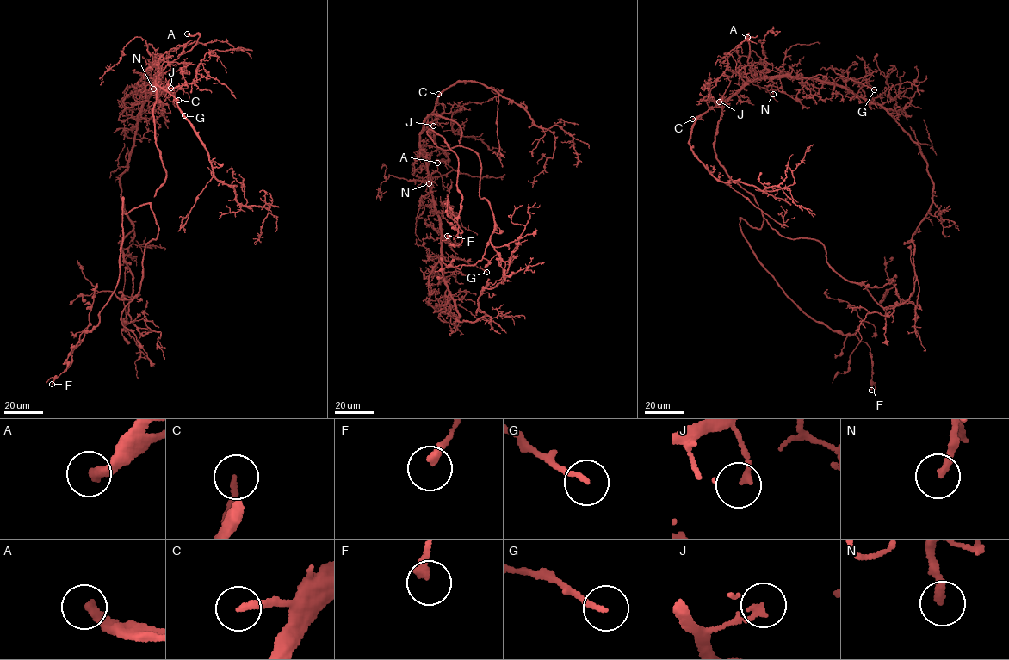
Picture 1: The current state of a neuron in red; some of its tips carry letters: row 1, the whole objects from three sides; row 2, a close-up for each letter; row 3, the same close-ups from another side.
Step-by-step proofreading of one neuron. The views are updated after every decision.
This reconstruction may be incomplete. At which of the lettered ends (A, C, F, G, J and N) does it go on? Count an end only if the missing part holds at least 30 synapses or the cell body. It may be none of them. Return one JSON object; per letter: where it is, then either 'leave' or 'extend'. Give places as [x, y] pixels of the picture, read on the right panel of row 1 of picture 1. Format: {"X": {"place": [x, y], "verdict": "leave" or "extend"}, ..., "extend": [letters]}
{"A": {"place": [747, 37], "verdict": "extend"}, "C": {"place": [692, 119], "verdict": "extend"}, "F": {"place": [871, 390], "verdict": "leave"}, "G": {"place": [874, 89], "verdict": "leave"}, "J": {"place": [719, 101], "verdict": "leave"}, "N": {"place": [773, 94], "verdict": "extend"}, "extend": ["A", "C", "N"]}

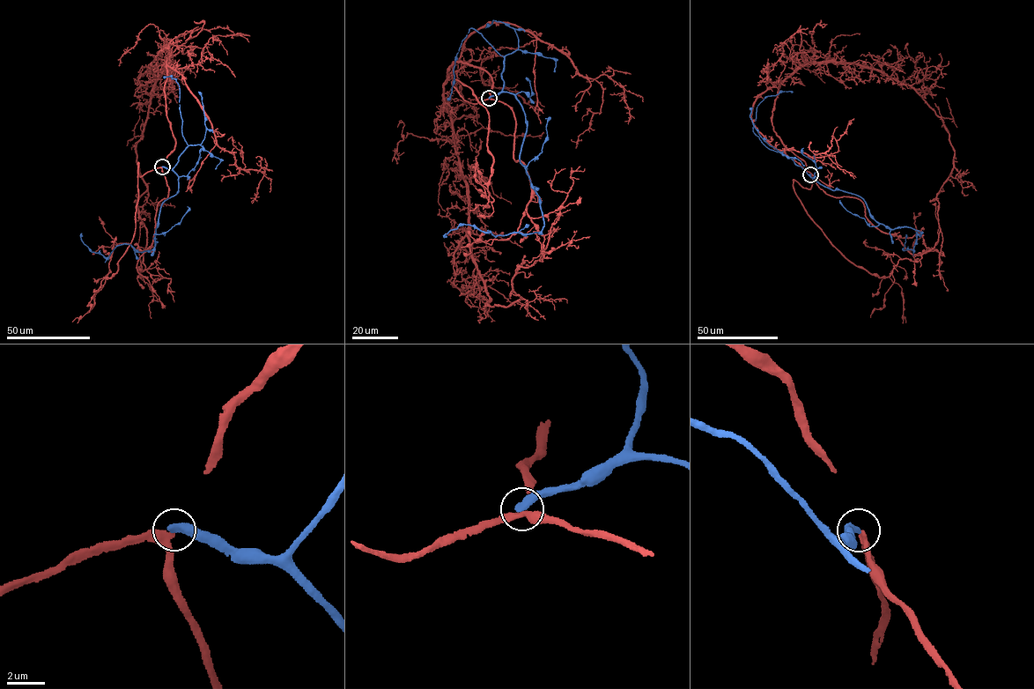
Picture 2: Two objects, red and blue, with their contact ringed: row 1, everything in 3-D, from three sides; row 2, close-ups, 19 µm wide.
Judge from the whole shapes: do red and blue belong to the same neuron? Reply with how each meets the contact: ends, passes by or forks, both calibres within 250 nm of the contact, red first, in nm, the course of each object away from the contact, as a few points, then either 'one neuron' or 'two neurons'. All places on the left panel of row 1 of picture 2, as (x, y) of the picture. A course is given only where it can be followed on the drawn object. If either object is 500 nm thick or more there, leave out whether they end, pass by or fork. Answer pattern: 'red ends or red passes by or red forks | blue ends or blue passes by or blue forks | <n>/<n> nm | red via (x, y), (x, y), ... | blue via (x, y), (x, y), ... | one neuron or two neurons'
red passes by | blue ends | 240/440 nm | red via (162, 166), (168, 192), (140, 273), (136, 146), (171, 55), (228, 140) | blue via (162, 166), (175, 172), (179, 187), (163, 202), (154, 248), (122, 244), (103, 257), (81, 233) | two neurons

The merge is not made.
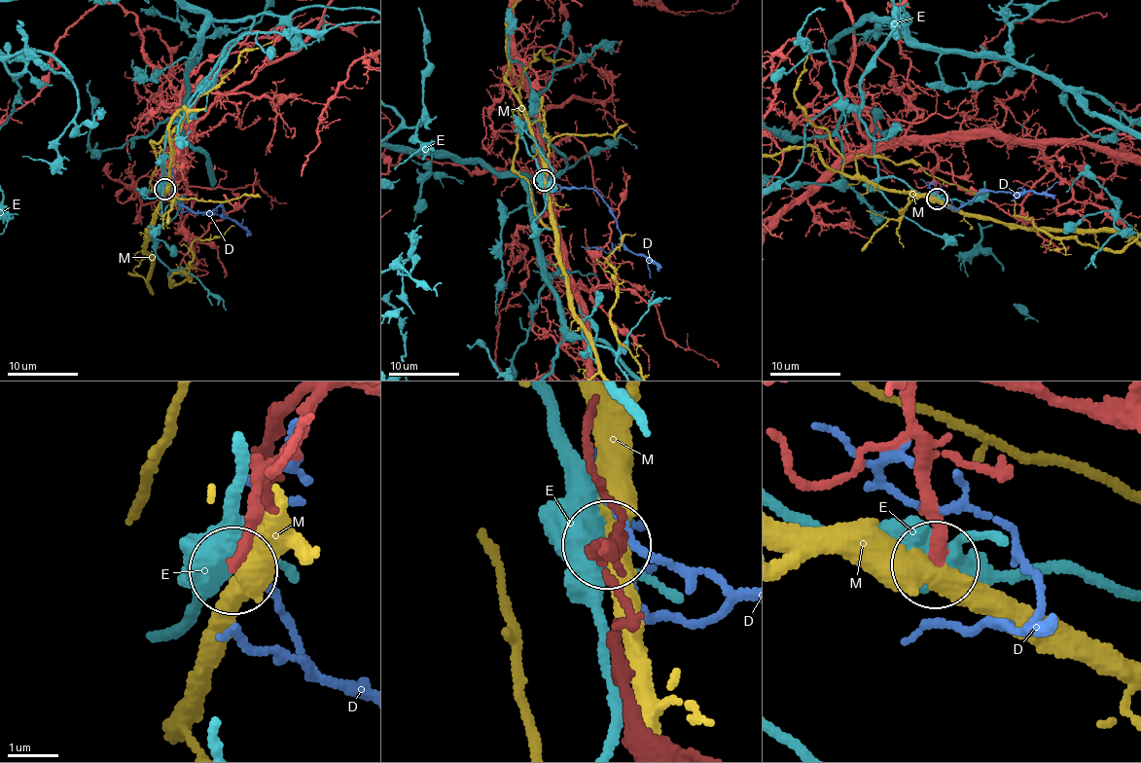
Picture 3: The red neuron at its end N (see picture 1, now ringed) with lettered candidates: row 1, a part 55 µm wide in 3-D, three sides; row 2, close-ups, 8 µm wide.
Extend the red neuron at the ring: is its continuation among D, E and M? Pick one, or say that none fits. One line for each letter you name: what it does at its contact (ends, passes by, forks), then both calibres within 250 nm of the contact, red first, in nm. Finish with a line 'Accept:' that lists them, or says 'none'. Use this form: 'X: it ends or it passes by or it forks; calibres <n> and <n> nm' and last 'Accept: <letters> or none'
Accept: none

